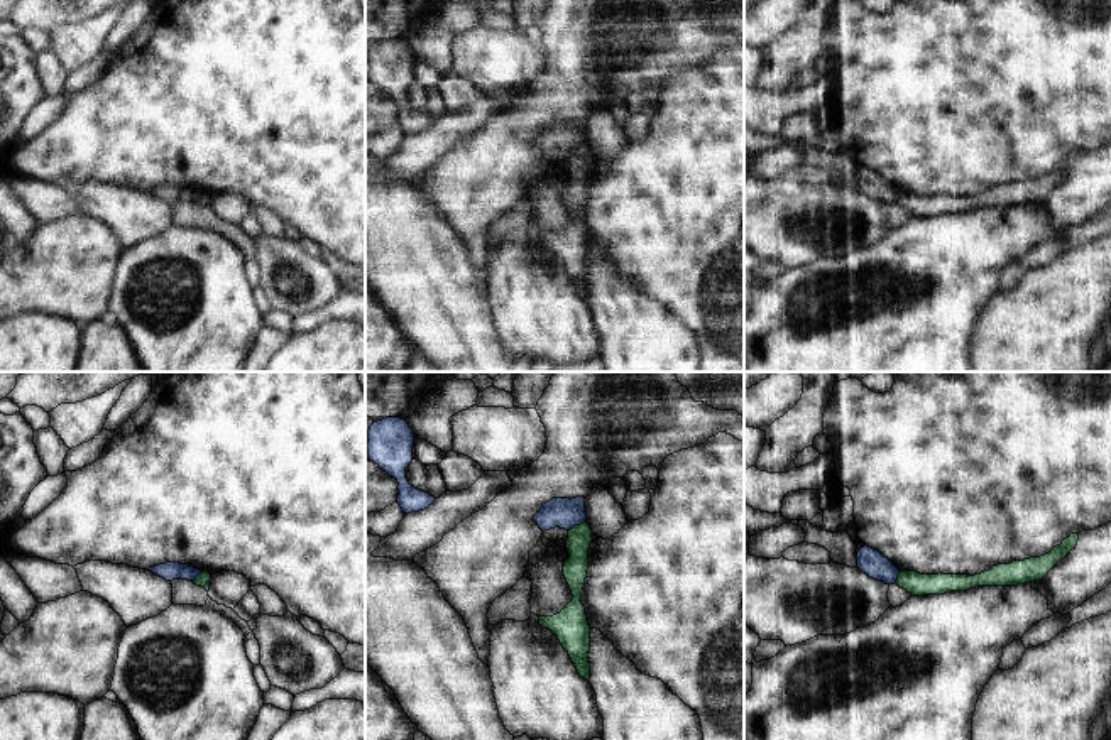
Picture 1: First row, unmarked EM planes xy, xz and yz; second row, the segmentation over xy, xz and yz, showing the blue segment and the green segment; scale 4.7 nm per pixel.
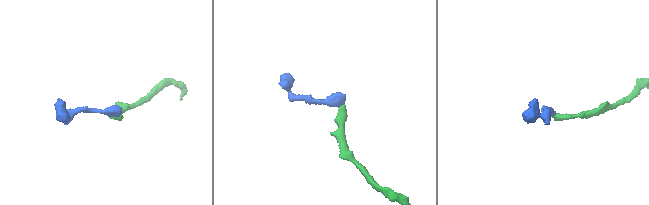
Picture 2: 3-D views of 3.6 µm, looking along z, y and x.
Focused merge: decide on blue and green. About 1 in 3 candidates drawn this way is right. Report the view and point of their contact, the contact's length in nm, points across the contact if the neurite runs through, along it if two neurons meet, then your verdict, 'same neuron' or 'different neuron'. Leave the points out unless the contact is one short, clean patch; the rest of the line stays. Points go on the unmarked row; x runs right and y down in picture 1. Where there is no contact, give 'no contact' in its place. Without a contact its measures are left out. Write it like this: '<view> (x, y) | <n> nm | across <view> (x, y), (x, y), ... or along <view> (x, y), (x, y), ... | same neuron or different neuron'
xz (575, 146) | 90 nm | along xz (584, 142), (569, 152) | different neuron

